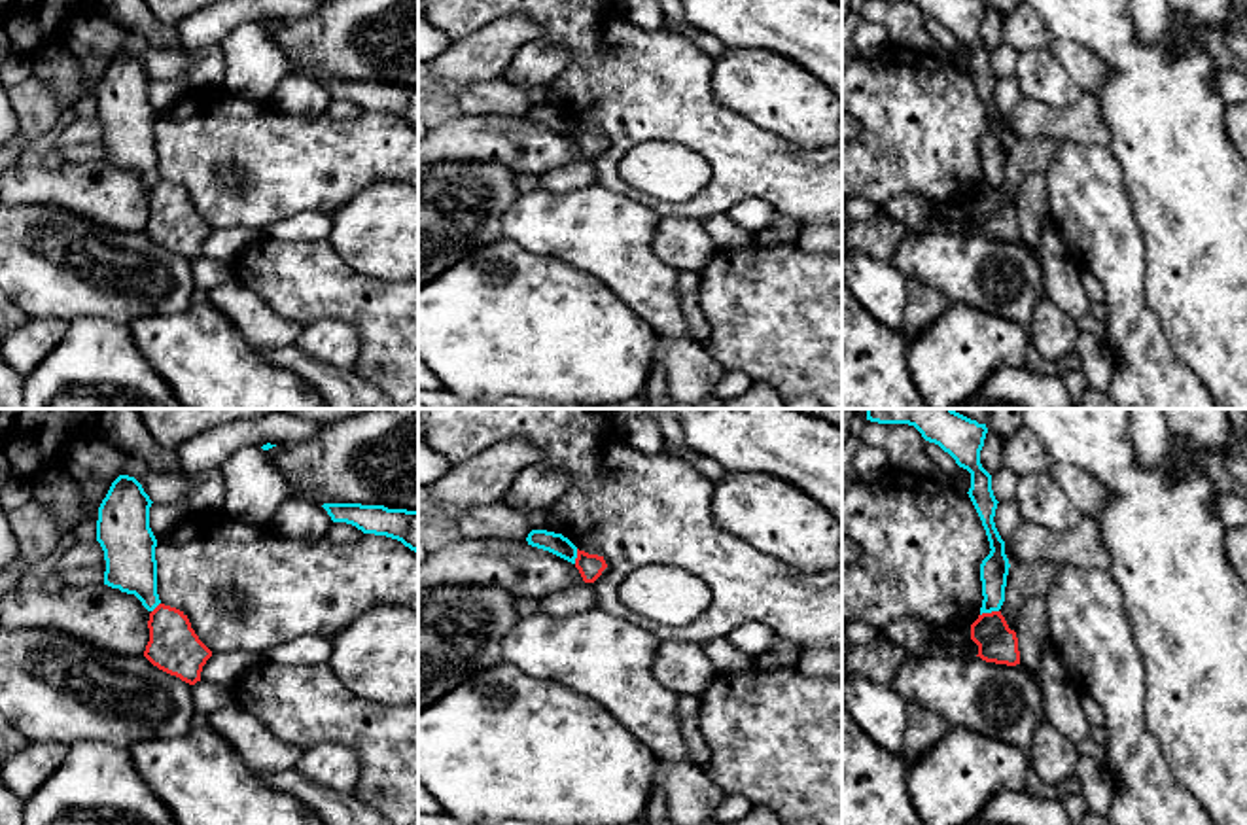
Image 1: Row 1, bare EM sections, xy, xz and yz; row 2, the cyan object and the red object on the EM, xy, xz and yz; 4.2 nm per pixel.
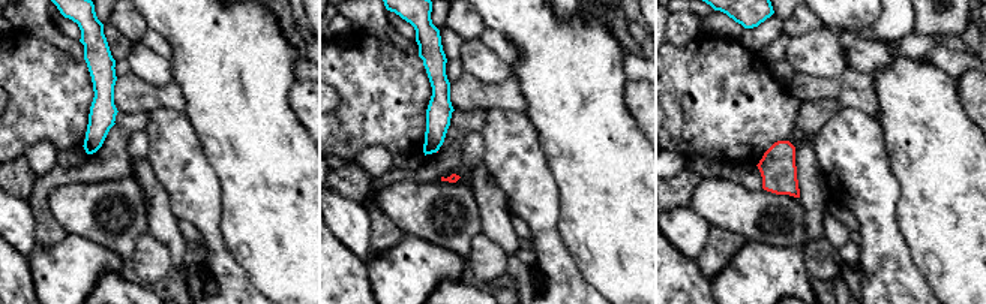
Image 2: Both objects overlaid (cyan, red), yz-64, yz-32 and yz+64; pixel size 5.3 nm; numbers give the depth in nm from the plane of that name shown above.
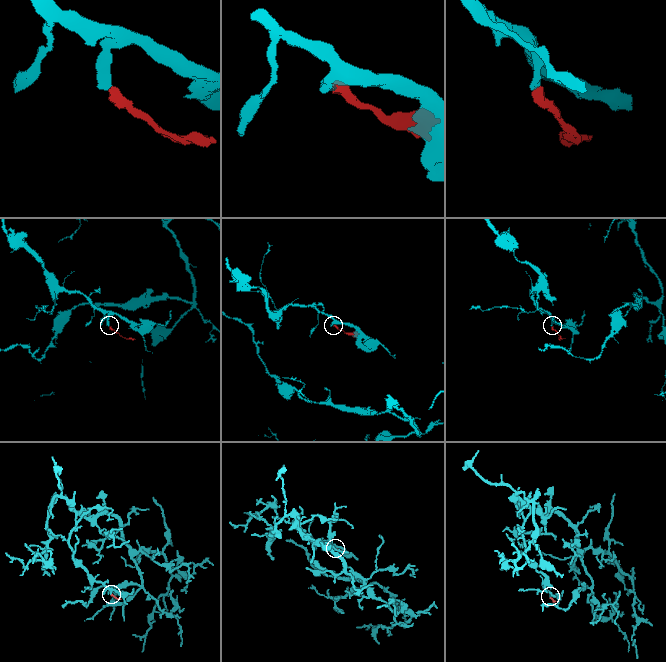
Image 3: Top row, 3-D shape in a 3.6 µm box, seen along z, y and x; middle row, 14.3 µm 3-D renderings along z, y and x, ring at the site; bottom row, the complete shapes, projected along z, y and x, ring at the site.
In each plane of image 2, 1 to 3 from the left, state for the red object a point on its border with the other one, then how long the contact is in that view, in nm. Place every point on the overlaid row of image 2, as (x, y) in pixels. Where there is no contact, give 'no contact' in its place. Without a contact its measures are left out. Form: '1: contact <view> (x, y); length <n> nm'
1: no contact
2: no contact
3: no contact

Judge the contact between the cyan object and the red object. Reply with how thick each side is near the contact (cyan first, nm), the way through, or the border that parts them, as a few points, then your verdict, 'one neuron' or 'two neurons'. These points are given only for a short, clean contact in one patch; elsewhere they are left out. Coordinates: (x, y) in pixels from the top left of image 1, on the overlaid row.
120 nm thick on the cyan side, 160 nm on the other; border along yz (998, 610), (981, 615); two neurons

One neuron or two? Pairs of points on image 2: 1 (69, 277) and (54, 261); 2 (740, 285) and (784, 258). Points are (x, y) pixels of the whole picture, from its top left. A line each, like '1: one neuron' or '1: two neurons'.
1: one neuron
2: one neuron

